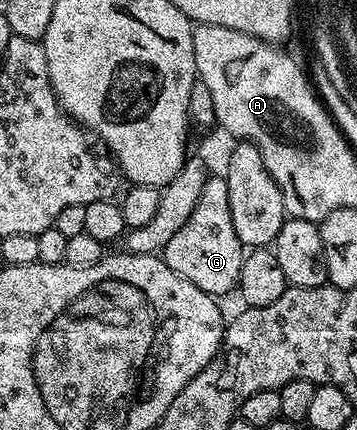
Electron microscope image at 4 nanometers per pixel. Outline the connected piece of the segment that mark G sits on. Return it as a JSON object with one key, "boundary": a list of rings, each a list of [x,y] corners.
{"boundary":[[[209,177],[205,189],[201,189],[201,197],[197,197],[197,209],[189,213],[189,221],[163,246],[161,257],[173,273],[185,277],[185,281],[193,281],[206,295],[227,297],[239,286],[244,254],[243,242],[233,230],[226,178]]]}

